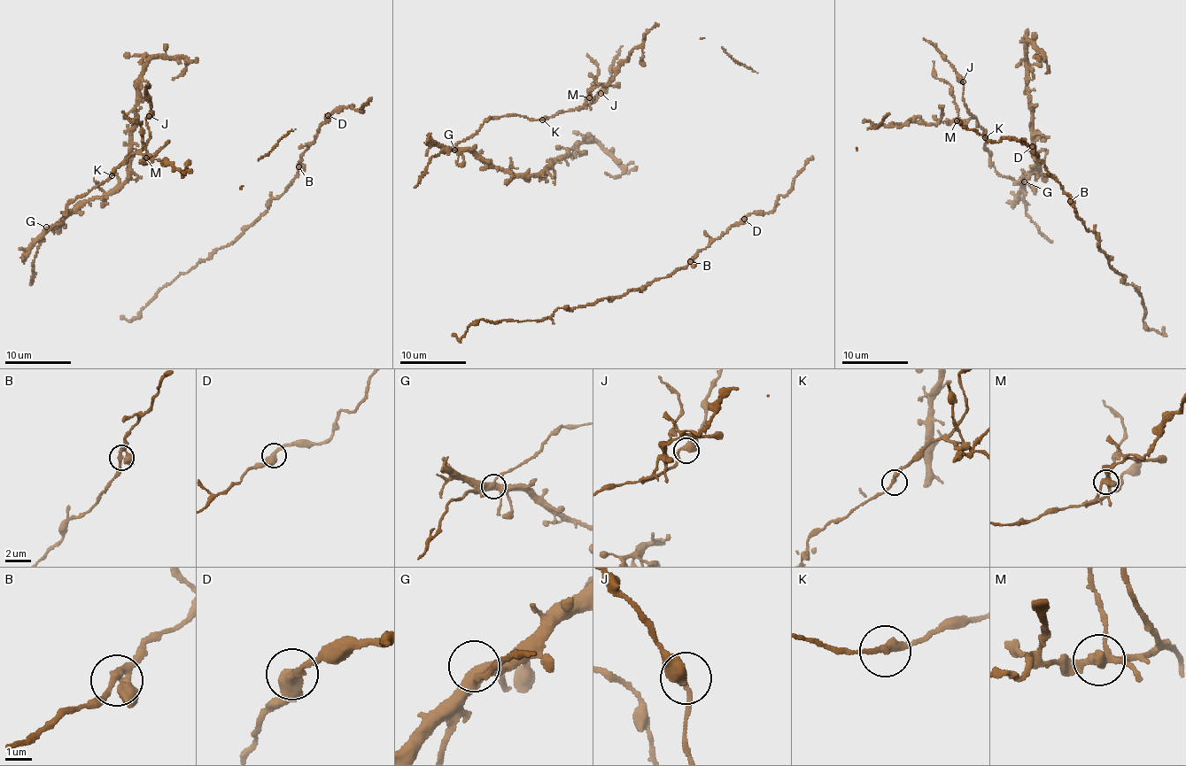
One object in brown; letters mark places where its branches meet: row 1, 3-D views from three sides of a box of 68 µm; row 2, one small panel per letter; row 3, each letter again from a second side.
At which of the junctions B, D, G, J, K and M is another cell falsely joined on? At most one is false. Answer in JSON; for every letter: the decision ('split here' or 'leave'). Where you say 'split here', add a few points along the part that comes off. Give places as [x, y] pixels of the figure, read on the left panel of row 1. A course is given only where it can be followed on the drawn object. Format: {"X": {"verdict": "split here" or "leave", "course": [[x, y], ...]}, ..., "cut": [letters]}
{"B": {"verdict": "leave"}, "D": {"verdict": "leave"}, "G": {"verdict": "leave"}, "J": {"verdict": "leave"}, "K": {"verdict": "leave"}, "M": {"verdict": "split here"}, "cut": ["M"]}

